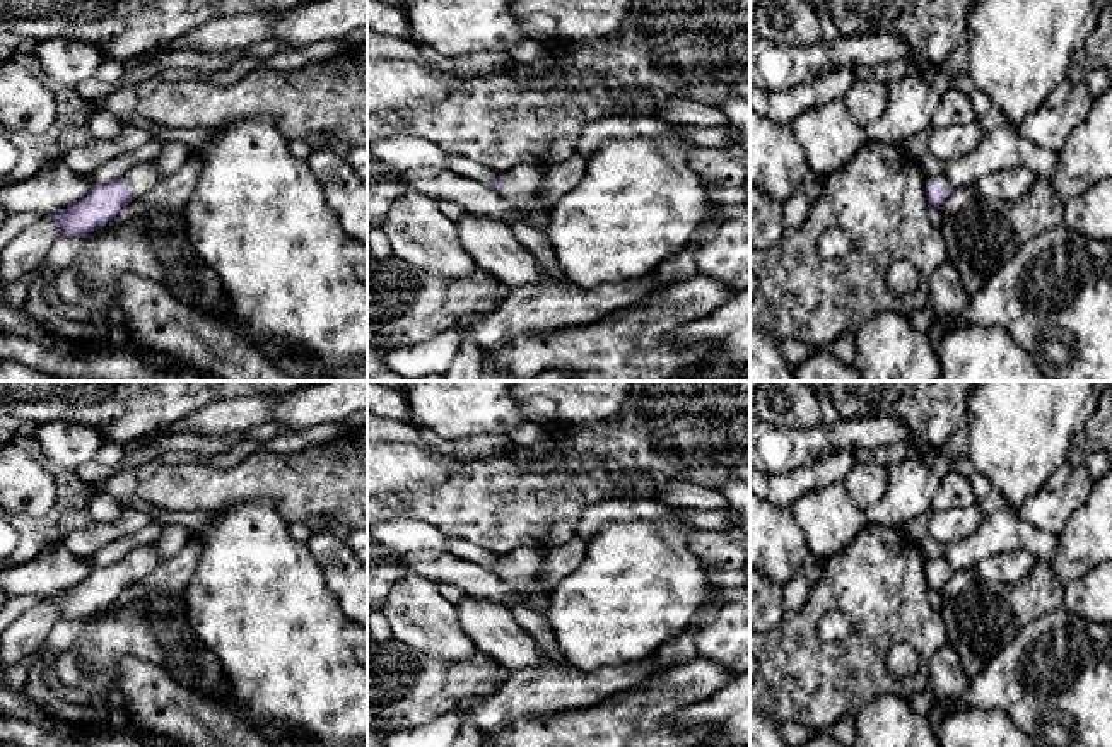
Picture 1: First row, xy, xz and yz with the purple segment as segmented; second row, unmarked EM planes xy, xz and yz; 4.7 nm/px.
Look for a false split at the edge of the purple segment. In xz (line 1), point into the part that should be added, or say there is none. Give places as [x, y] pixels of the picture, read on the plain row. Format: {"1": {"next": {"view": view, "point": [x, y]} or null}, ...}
{"1": {"next": {"view": "xz", "point": [520, 568]}}}

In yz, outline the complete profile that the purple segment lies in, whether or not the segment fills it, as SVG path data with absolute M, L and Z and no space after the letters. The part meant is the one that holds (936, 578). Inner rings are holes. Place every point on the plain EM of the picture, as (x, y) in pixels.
M924 557L924 573L926 573L926 583L929 591L941 591L941 588L946 585L946 581L955 573L951 566L946 562L946 559L941 557Z

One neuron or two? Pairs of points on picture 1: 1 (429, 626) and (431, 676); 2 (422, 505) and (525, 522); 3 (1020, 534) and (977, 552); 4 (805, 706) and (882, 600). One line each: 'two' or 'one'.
1: two
2: one
3: one
4: one

